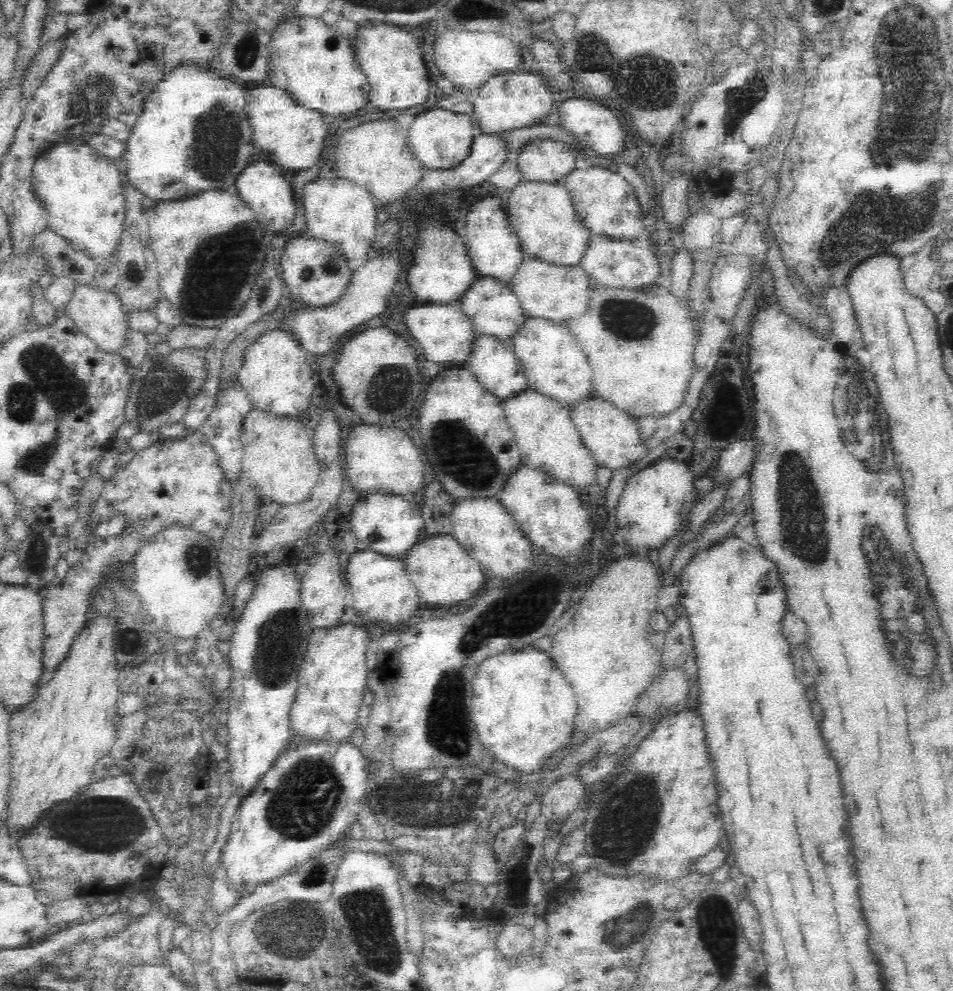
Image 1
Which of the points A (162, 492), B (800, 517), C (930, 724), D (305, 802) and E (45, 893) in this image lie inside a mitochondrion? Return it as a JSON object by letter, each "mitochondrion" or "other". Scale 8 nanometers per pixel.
{"A":"other","B":"mitochondrion","C":"other","D":"mitochondrion","E":"other"}

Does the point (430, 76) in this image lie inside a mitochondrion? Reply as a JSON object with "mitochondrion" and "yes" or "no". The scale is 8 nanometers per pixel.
{"mitochondrion":"no"}

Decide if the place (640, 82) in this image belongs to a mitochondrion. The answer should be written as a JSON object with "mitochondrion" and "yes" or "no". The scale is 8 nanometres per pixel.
{"mitochondrion":"yes"}

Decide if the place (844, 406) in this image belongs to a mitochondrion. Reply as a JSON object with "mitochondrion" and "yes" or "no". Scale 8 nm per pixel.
{"mitochondrion":"yes"}

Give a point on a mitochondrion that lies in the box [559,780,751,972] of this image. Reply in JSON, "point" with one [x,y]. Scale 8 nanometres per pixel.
{"point":[621,925]}

